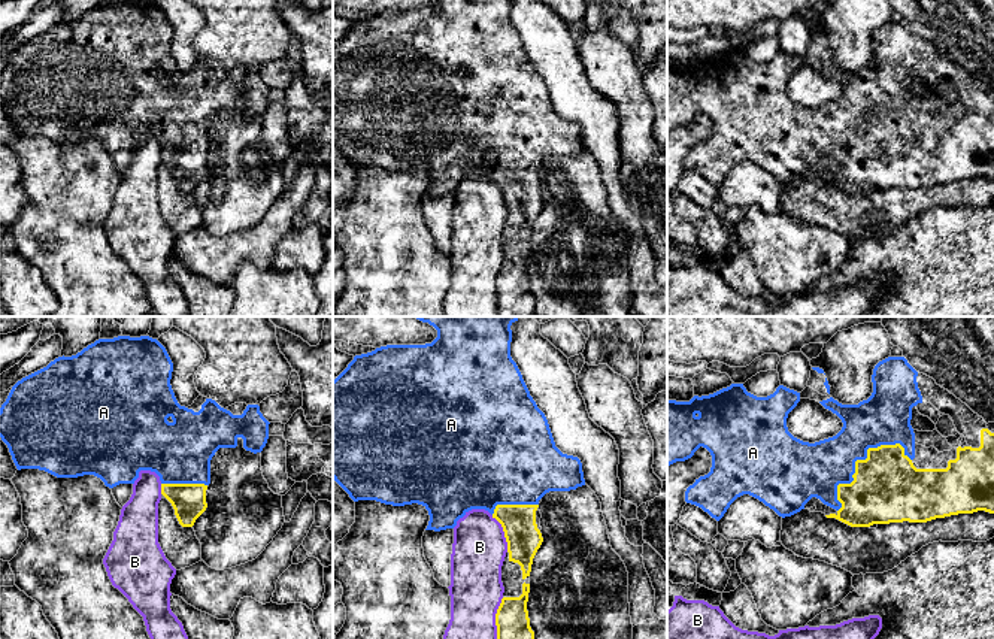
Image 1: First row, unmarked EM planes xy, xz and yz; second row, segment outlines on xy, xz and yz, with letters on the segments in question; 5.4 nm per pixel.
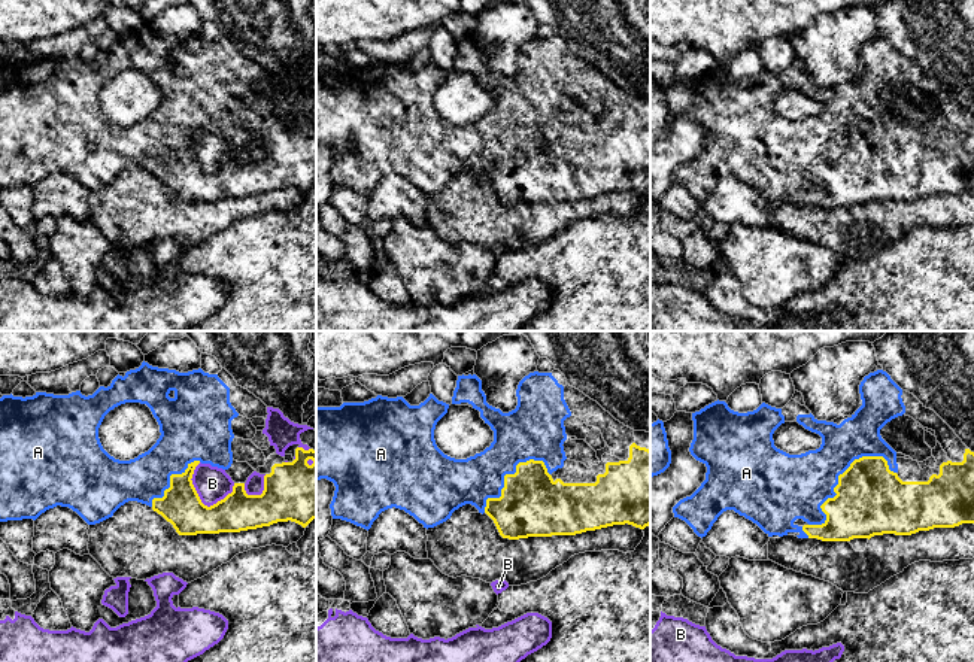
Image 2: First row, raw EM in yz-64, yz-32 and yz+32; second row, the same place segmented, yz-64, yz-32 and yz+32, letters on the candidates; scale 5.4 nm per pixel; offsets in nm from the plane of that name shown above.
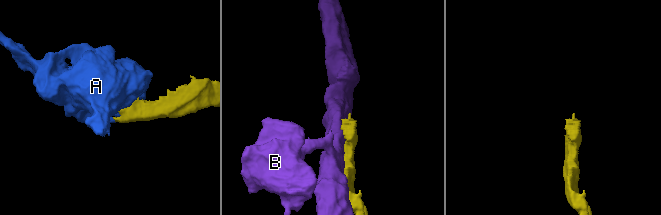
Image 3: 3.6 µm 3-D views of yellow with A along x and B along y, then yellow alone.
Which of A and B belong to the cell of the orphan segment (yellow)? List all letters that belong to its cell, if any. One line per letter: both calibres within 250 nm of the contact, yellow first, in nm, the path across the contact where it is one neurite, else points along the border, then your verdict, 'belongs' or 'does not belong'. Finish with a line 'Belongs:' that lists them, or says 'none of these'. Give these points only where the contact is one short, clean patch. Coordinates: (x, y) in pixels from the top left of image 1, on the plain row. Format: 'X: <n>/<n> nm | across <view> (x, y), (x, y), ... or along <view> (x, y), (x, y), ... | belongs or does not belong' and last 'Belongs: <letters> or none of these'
A: 380/280 nm | belongs
B: 200/280 nm | does not belong
Belongs: A

